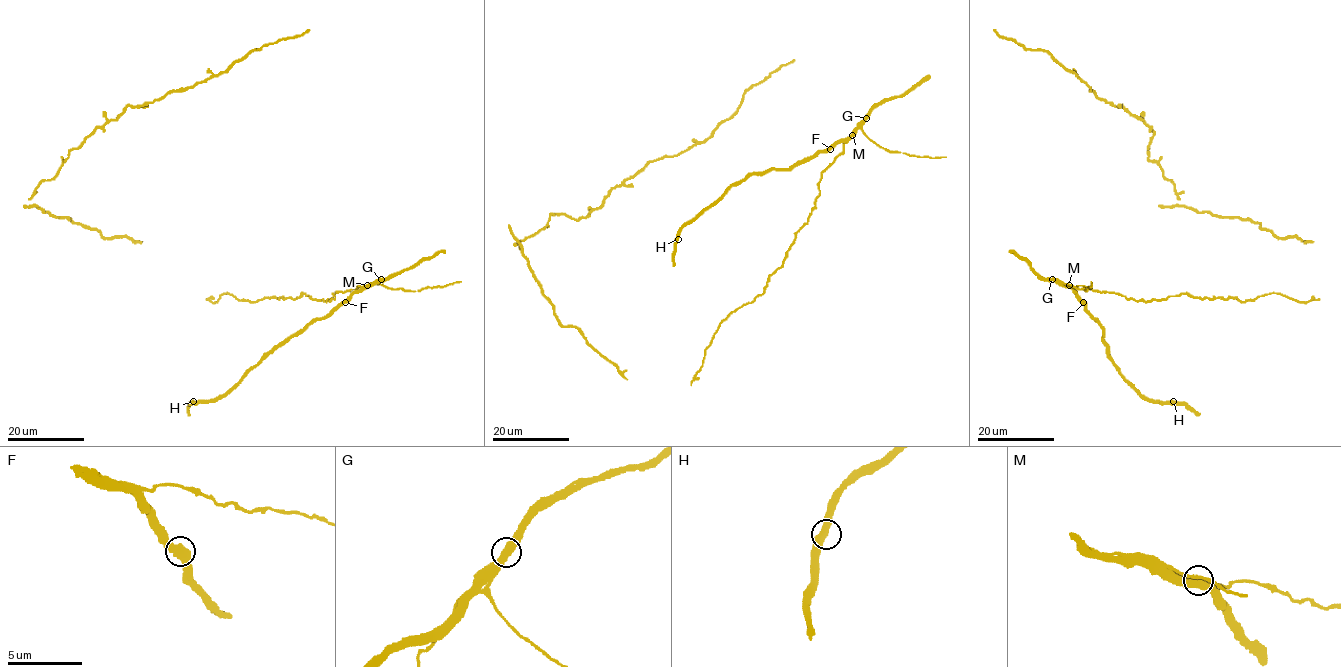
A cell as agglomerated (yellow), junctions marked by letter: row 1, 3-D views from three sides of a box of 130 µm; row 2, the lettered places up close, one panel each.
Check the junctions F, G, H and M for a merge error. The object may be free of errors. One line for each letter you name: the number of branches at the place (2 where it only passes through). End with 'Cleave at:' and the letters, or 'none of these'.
Cleave at: none of these

